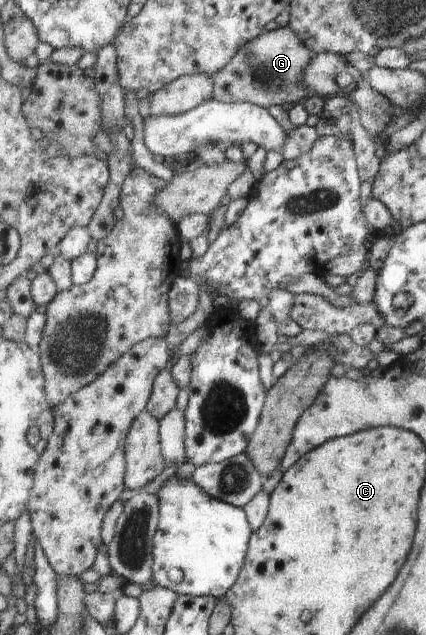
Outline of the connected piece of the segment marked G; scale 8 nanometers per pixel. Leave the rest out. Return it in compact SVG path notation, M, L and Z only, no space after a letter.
M290 25L275 31L267 31L263 33L261 38L257 38L255 42L243 46L243 50L231 60L230 65L227 65L221 73L214 76L214 98L225 103L255 103L265 108L273 105L286 108L298 105L311 96L311 92L307 88L307 84L305 84L305 78L307 78L307 68L311 66L311 60L315 57L316 53L299 38L299 34Z

